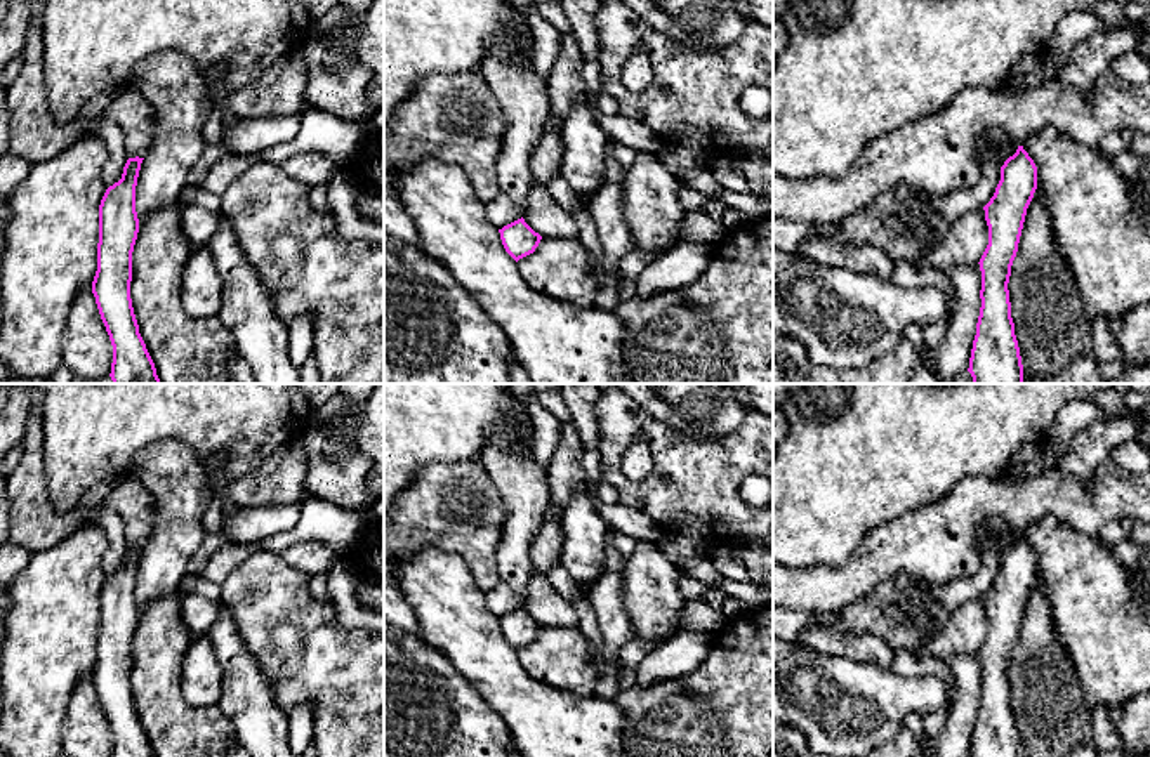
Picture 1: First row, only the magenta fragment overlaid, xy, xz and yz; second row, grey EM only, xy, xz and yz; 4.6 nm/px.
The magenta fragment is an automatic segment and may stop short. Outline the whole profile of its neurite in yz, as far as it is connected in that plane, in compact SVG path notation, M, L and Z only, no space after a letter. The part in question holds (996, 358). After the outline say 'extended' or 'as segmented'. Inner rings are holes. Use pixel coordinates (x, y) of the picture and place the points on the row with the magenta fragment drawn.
M1018 146L1001 167L995 193L983 207L988 245L978 262L981 307L968 368L973 384L1023 384L1008 283L1035 189L1037 167L1023 146Z; as segmented

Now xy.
M129 158L122 179L109 186L99 205L99 243L97 271L92 281L92 293L113 346L111 380L113 384L160 384L155 363L139 333L130 299L132 252L139 233L135 212L135 186L144 158Z; as segmented

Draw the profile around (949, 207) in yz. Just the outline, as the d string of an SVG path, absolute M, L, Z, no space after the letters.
M988 128L983 141L985 149L978 155L978 181L969 188L935 198L938 229L933 233L931 240L921 247L919 257L933 252L959 217L987 205L994 196L1001 181L1001 167L1016 153L1018 146L1008 142L999 128Z

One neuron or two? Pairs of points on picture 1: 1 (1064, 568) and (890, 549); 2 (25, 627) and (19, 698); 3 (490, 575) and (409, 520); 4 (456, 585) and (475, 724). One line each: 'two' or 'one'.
1: two
2: one
3: one
4: two

